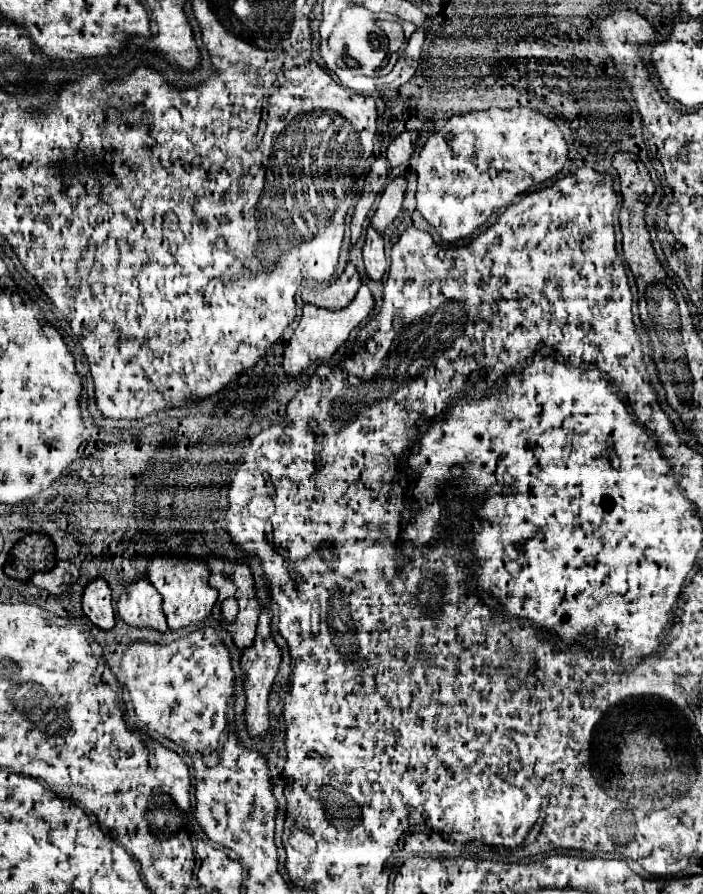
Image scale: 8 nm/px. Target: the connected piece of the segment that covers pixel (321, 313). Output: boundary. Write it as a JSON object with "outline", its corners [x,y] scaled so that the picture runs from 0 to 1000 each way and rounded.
{"outline":[[[512,320],[504,338],[498,338],[492,347],[458,347],[452,342],[432,340],[430,358],[404,391],[404,412],[413,418],[413,423],[424,423],[427,416],[438,412],[441,405],[447,403],[467,403],[481,391],[481,387],[486,387],[486,383],[495,380],[501,367],[506,367],[529,349],[529,345],[532,345],[532,333],[523,320]]]}

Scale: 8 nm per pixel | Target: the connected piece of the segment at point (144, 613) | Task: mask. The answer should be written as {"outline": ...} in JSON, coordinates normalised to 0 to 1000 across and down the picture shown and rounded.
{"outline":[[[208,644],[196,647],[196,651],[185,651],[185,655],[171,664],[165,678],[168,689],[185,700],[213,700],[228,707],[239,705],[230,685],[230,667]]]}

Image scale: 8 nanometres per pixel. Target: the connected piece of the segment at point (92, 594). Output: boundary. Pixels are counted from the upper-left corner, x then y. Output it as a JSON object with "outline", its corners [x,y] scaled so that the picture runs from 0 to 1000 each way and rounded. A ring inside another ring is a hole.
{"outline":[[[134,647],[128,655],[122,655],[117,667],[117,680],[119,687],[128,691],[131,698],[137,698],[145,705],[156,705],[165,698],[162,680],[159,680],[159,662],[145,647]]]}

